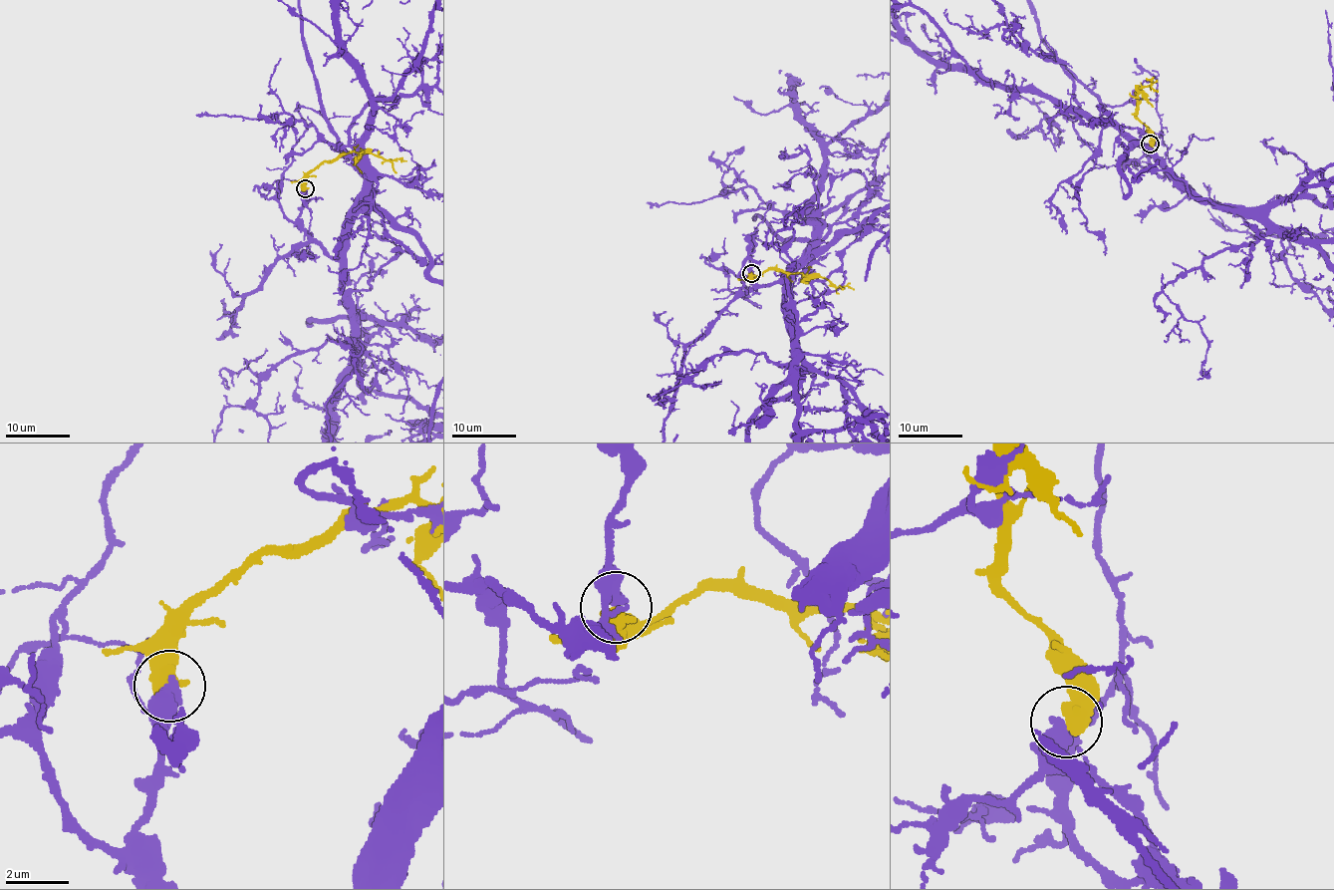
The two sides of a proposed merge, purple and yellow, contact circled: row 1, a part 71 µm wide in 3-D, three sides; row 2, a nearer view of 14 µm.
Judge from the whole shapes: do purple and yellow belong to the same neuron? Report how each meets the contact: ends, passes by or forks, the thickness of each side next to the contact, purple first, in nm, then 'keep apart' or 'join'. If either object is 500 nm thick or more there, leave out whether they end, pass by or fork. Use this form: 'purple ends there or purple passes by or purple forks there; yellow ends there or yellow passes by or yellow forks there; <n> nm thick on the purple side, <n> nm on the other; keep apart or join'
480 nm thick on the purple side, 600 nm on the other; keep apart

